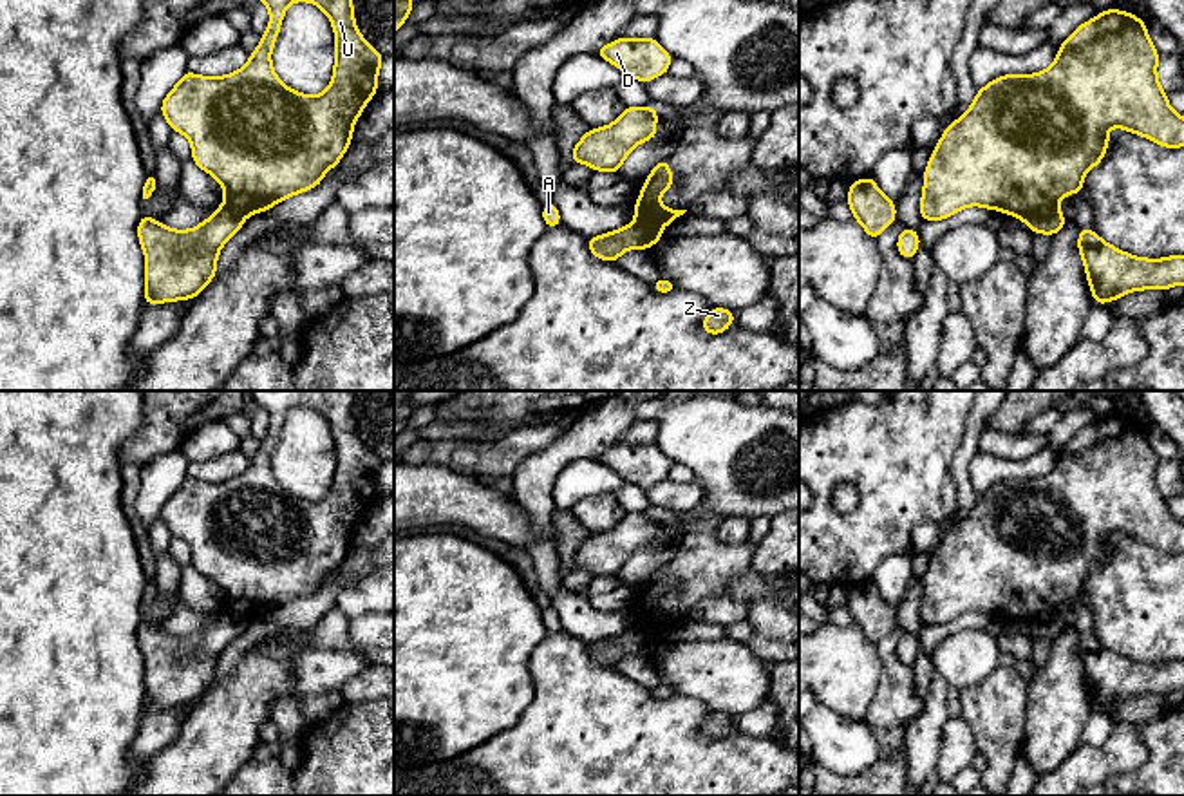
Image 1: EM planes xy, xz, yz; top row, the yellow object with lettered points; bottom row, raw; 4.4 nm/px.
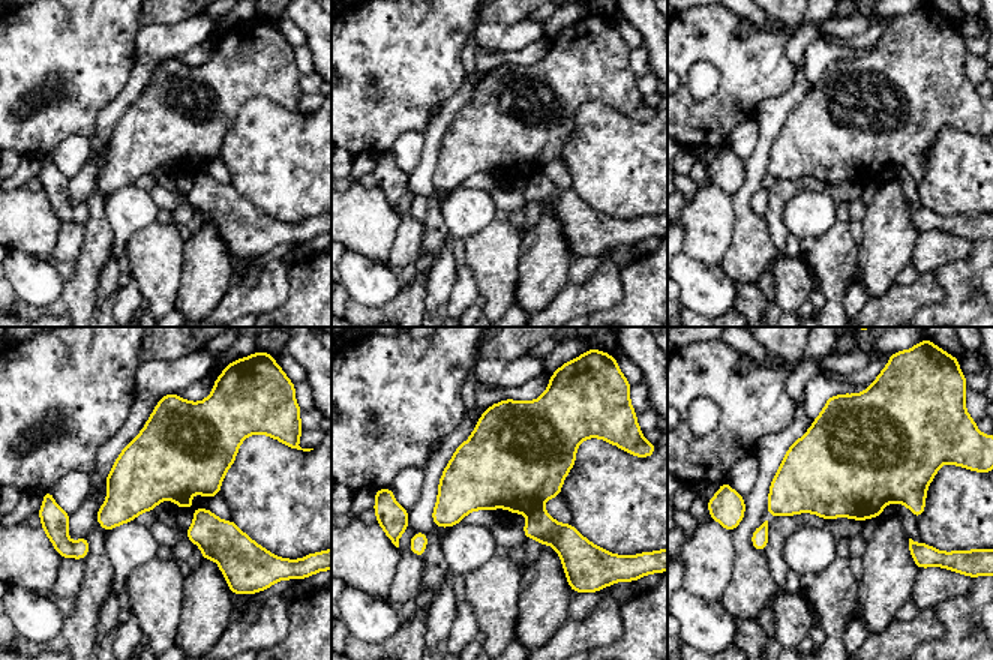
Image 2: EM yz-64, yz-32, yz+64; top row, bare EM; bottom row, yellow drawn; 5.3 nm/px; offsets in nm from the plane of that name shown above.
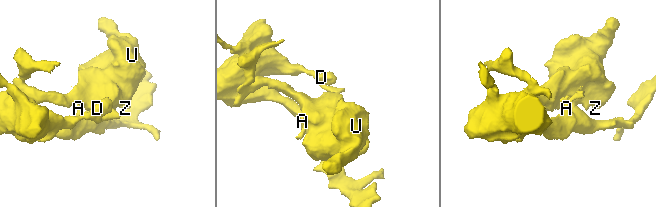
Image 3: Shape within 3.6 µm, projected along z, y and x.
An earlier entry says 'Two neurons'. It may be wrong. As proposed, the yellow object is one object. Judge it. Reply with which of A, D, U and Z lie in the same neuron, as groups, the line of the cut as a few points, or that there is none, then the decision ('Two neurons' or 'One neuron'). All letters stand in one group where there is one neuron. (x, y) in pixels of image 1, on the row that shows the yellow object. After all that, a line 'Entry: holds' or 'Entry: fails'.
Groups: A D / U Z. Split along yz (1056, 205), (1042, 210), (1029, 223). Two neurons
Entry: holds

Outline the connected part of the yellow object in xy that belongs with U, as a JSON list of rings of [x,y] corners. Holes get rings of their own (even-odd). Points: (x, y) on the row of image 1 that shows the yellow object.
[[[258,0],[269,9],[269,25],[260,36],[258,47],[249,62],[219,78],[199,76],[190,71],[175,83],[161,103],[161,114],[172,130],[188,137],[192,159],[206,174],[213,175],[224,192],[224,203],[242,219],[266,212],[277,203],[307,192],[324,181],[324,174],[336,166],[352,141],[352,128],[365,105],[378,92],[378,72],[383,54],[378,52],[356,27],[352,0]],[[293,2],[311,2],[320,7],[334,29],[334,67],[333,80],[322,94],[302,94],[280,81],[271,65],[271,51],[280,33],[286,9]]]

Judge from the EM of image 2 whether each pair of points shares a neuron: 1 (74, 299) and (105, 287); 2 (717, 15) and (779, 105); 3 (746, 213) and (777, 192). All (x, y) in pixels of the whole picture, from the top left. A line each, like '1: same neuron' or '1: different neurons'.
1: different neurons
2: different neurons
3: different neurons

